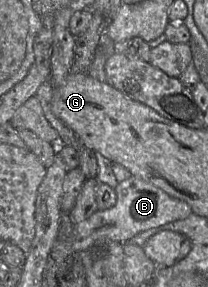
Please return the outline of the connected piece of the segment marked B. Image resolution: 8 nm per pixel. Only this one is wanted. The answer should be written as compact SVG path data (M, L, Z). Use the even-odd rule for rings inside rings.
M136 178L122 183L118 201L114 208L97 211L87 220L76 224L72 249L74 251L85 251L97 241L126 243L141 232L185 220L191 214L192 210L185 202L172 197L165 190L147 180Z

